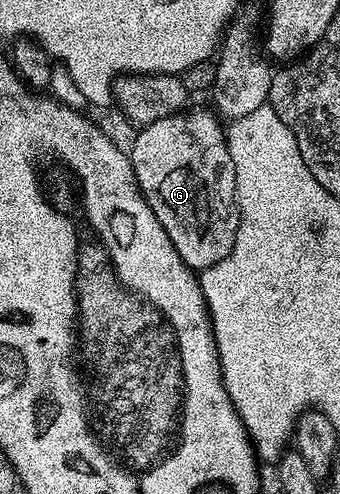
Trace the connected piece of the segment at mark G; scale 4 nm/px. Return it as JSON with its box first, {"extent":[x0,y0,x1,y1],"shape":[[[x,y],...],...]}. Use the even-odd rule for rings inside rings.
{"extent":[130,108,240,270],"shape":[[[196,108],[193,112],[183,110],[177,112],[174,116],[167,116],[153,124],[147,124],[146,127],[139,129],[135,134],[137,136],[133,138],[132,148],[130,147],[132,175],[136,181],[136,185],[140,188],[140,192],[144,196],[144,200],[150,206],[150,210],[154,210],[154,218],[158,218],[158,222],[162,224],[162,230],[166,230],[166,234],[170,238],[170,242],[174,242],[174,250],[178,250],[182,262],[186,262],[186,266],[193,270],[203,270],[214,266],[218,262],[222,262],[222,258],[226,258],[226,254],[230,254],[230,250],[234,246],[234,238],[238,234],[238,226],[240,225],[240,208],[236,204],[234,162],[230,158],[230,150],[228,149],[228,141],[226,139],[226,128],[222,123],[221,117],[217,116],[215,111],[208,109],[207,112],[204,108]]]}

